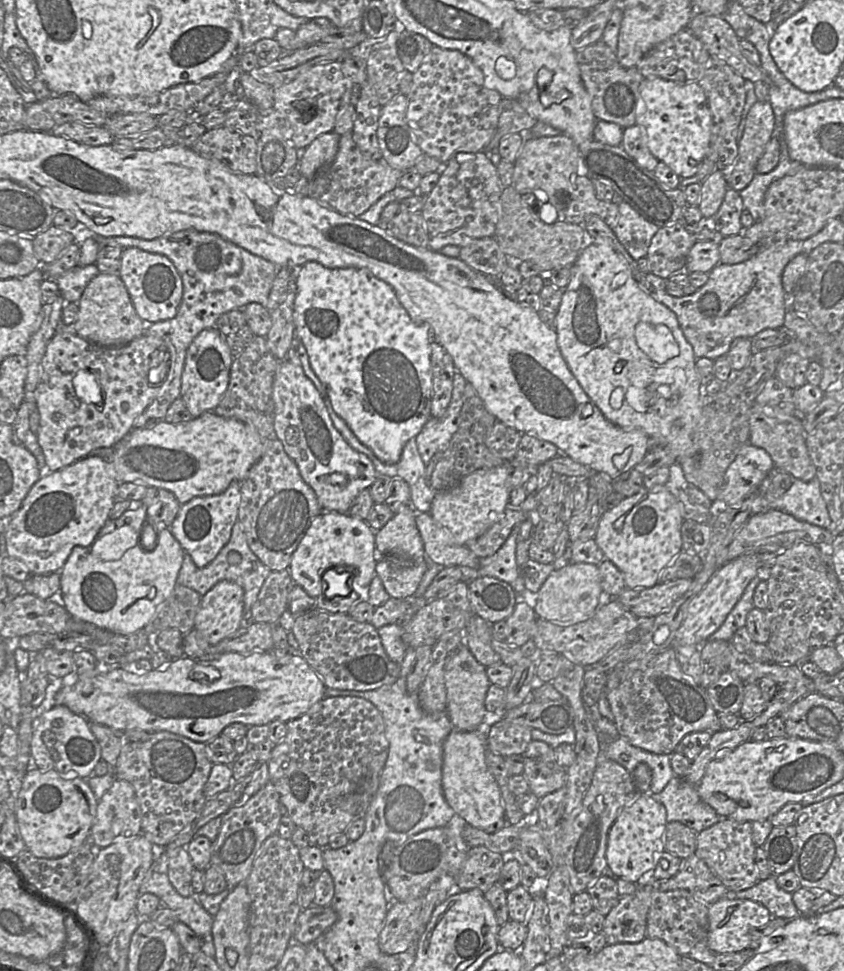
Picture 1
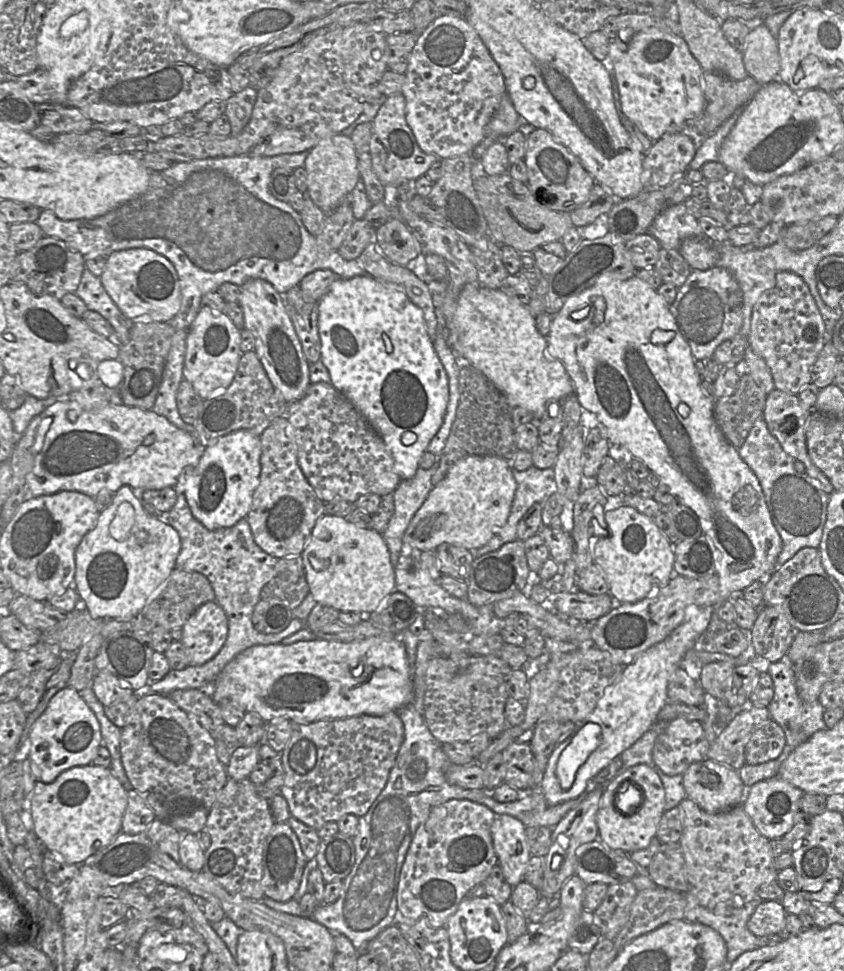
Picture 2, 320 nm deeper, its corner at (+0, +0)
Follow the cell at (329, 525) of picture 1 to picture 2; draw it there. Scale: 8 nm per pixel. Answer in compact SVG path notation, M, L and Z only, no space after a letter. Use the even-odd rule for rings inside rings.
M321 516L313 527L301 557L309 593L317 603L340 612L372 613L380 609L387 597L395 591L395 570L383 535L372 528L358 527L343 517Z

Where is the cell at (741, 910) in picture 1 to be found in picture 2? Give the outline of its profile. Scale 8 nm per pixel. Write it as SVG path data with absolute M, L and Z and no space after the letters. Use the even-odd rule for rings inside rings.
M766 900L756 907L747 927L757 937L776 935L785 928L786 915L780 901Z

